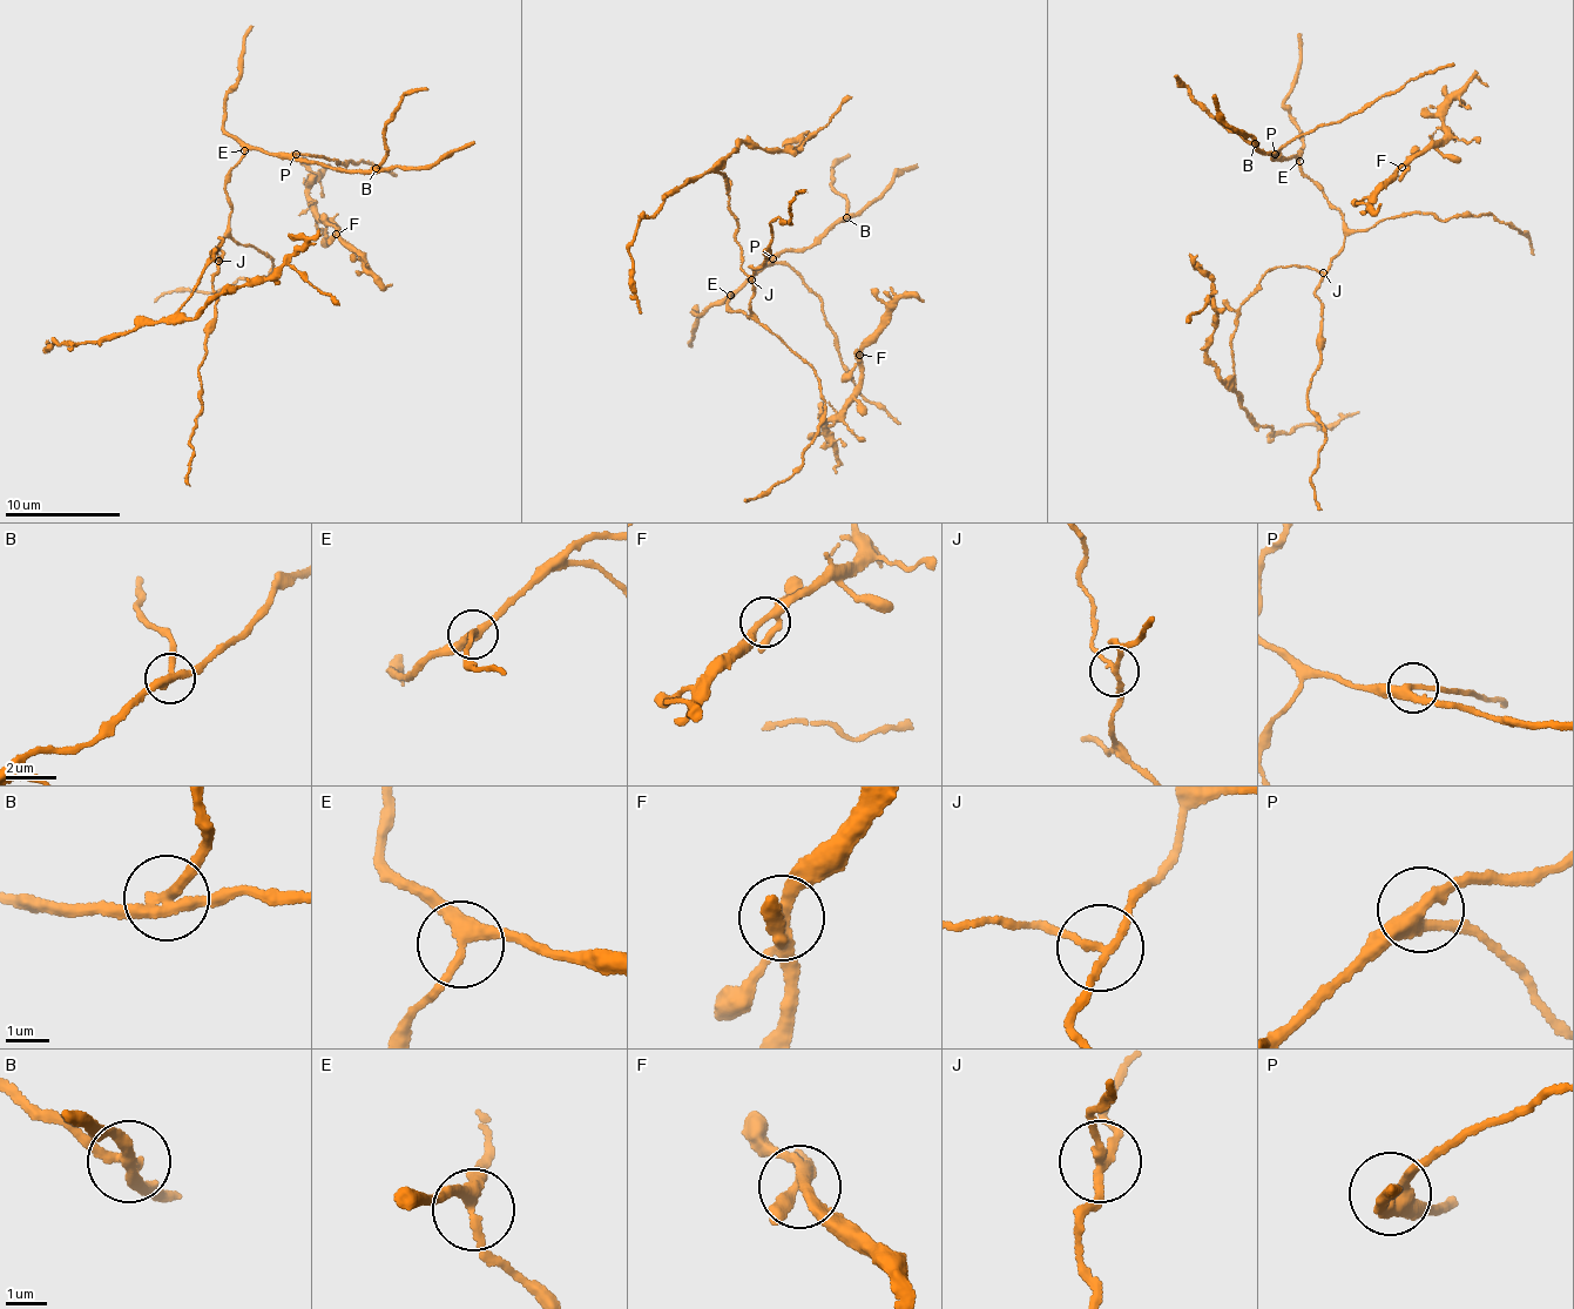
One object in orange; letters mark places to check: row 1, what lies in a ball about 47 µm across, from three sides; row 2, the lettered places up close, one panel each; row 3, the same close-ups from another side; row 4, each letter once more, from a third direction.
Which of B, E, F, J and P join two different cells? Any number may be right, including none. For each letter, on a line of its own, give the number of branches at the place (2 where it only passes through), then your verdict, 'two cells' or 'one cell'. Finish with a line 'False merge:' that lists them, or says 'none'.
B: 3 | two cells
E: 3 | one cell
F: 3 | one cell
J: 3 | two cells
P: 3 | one cell
False merge: B, J

